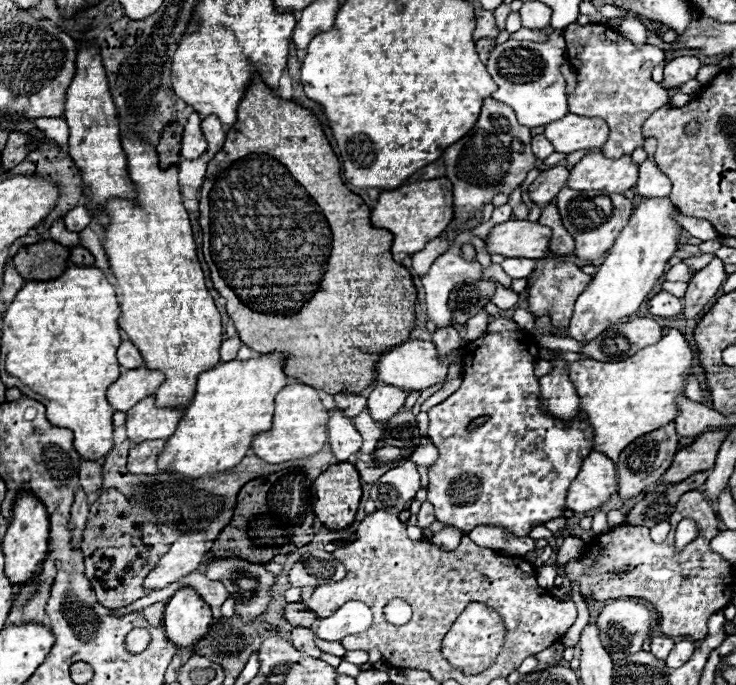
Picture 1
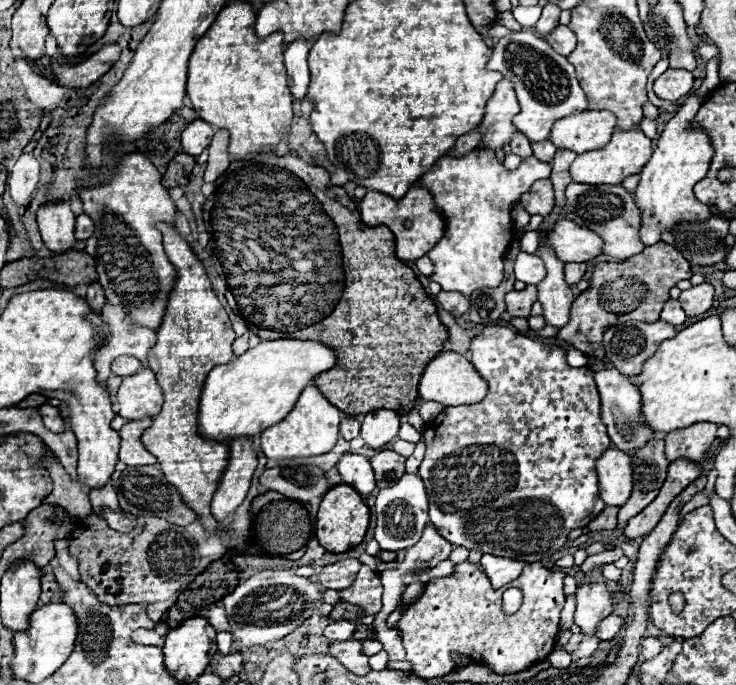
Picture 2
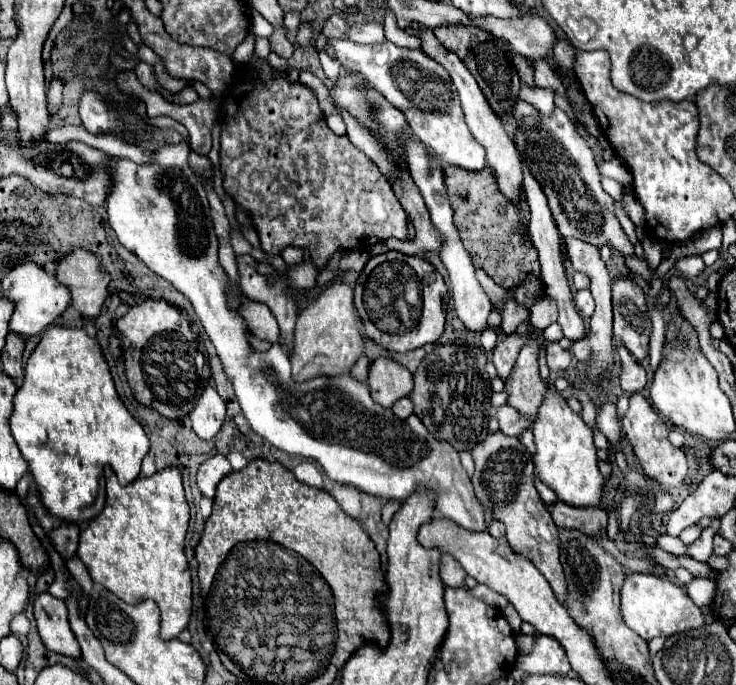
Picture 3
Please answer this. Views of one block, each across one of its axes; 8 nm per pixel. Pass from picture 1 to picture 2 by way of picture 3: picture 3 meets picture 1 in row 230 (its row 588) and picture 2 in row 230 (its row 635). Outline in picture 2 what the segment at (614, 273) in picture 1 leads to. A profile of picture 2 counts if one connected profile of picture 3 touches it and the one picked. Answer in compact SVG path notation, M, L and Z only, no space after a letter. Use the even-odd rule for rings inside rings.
M718 58L708 60L706 75L701 87L684 100L682 108L666 124L662 136L658 138L658 146L656 146L652 158L640 172L640 184L634 192L634 202L640 210L640 220L642 220L638 236L646 246L660 242L662 232L670 232L682 222L704 222L710 218L710 208L694 198L692 188L696 182L700 182L706 176L714 150L708 142L708 136L692 126L692 120L694 120L698 108L702 106L702 98L708 91L720 86L718 70Z

